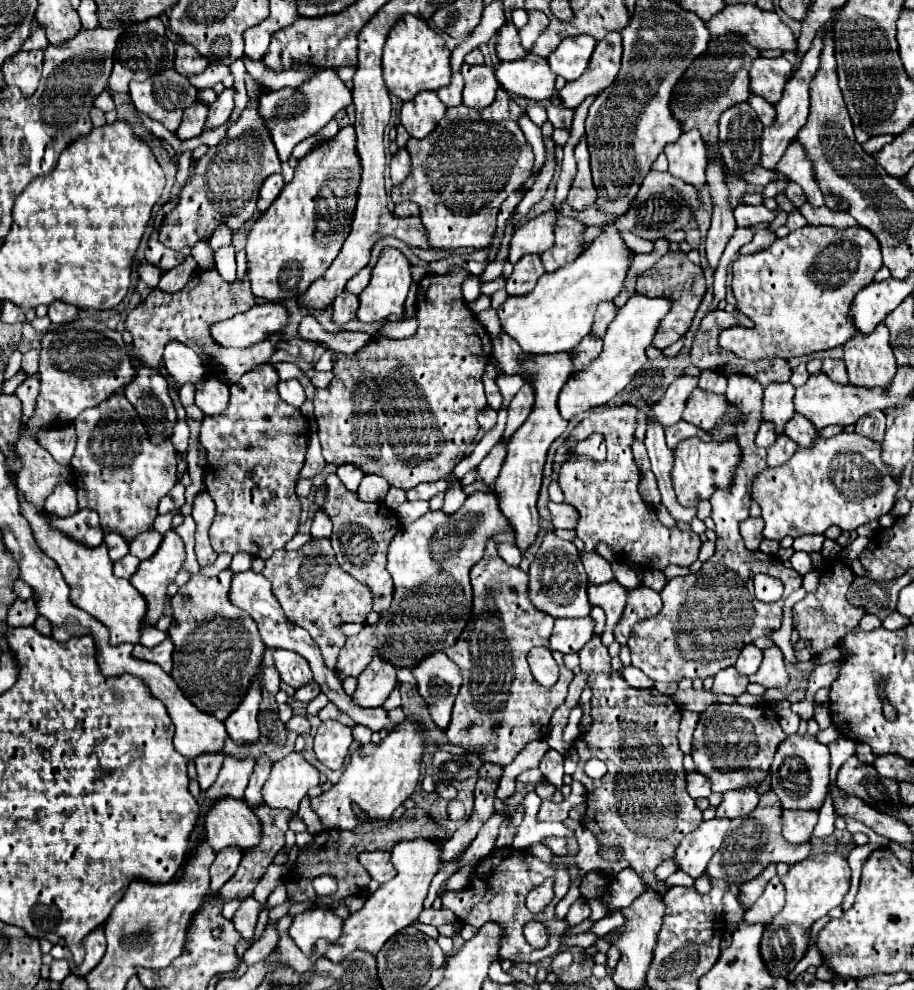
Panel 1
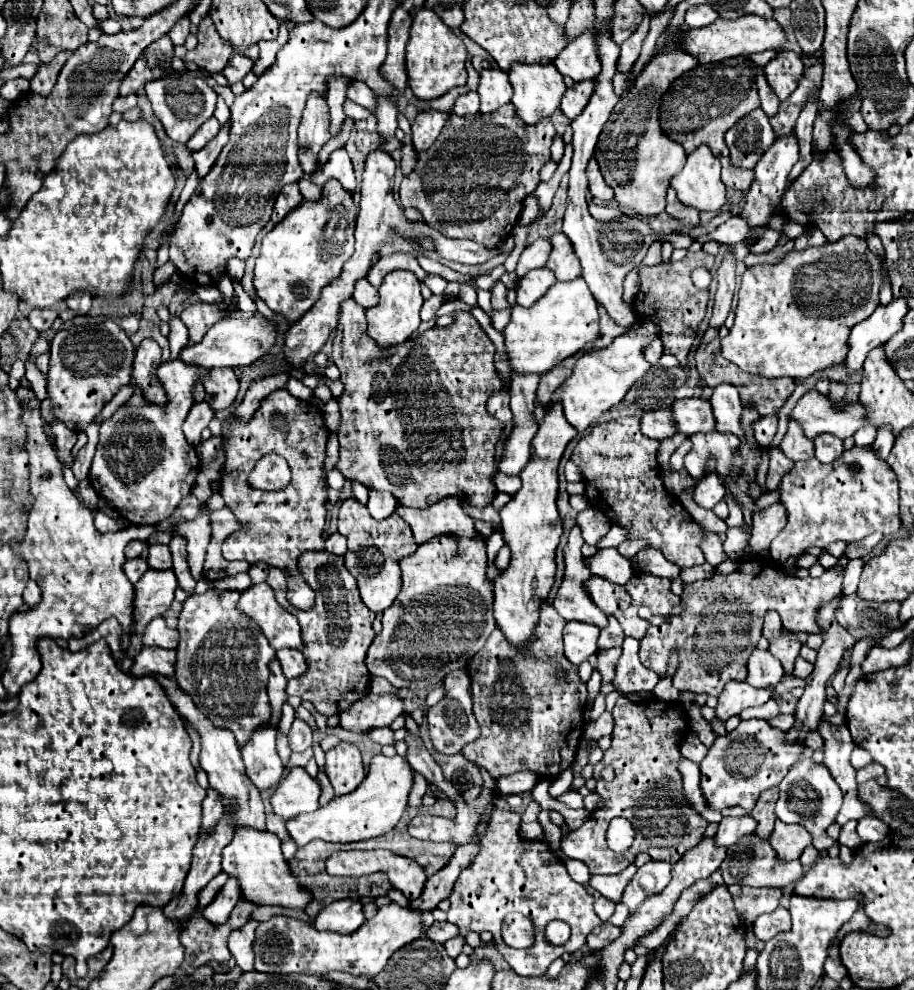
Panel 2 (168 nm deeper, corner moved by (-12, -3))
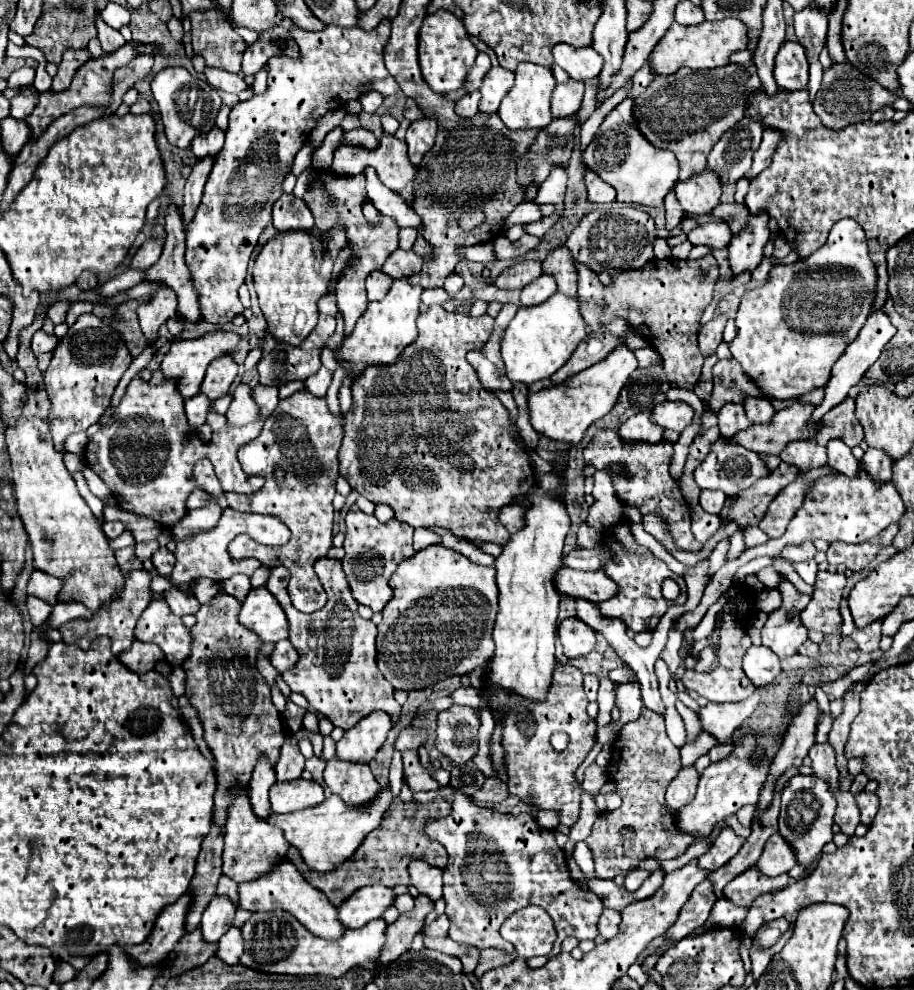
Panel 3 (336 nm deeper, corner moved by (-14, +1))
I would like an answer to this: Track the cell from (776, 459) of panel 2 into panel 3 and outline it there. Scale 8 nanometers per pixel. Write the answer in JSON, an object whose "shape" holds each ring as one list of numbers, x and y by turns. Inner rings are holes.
{"shape":[[780,463,778,469,774,469,768,477,762,477,756,481,750,489,738,493,734,497,732,507,728,509,726,521,734,521,740,527,750,527,758,525,758,521,764,517,768,511,770,501,788,485,796,479,796,467,788,463]]}

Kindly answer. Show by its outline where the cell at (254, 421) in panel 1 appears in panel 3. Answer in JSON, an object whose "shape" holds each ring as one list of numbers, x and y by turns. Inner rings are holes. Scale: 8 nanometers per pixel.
{"shape":[[306,389,296,391,294,395,280,401,276,413,272,413,272,417,268,417,264,423,260,437,242,445,238,451,242,469,250,475,260,475,266,479,260,493,226,493,228,505,232,509,274,515,292,531,290,541,282,547,266,547,248,535,240,534,230,542,228,551,236,559,256,557,264,567,286,567,292,573,288,585,292,605,302,613,314,613,326,603,326,591,320,585,312,565,316,559,326,557,328,549,332,547,332,499,336,495,334,485,338,479,338,449,342,437,342,421,330,413,324,397,314,397],[276,469,286,473,282,481,274,479]]}

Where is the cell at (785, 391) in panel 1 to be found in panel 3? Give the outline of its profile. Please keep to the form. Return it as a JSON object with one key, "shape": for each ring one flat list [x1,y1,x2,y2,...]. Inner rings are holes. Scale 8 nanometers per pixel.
{"shape":[[792,441,784,447,780,459,788,465,798,467,800,473,806,473,810,469,818,469,826,465,826,447,816,445,816,441]]}

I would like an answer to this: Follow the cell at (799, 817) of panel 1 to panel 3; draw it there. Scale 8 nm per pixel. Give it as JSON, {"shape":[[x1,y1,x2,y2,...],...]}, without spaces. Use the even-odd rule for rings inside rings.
{"shape":[[776,833,776,835,772,835,772,837,766,841,764,851,762,851,760,859,758,859,756,869,758,869,762,875,776,877,776,875,788,873,794,865,796,865,796,861,794,861,794,855,792,855,790,845]]}

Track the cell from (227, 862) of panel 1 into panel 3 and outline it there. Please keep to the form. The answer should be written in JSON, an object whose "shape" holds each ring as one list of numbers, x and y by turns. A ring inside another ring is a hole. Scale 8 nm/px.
{"shape":[[216,895,202,915,200,931,204,935,204,941,218,943,218,939,230,929,234,913,236,913,236,907,232,905,232,901]]}

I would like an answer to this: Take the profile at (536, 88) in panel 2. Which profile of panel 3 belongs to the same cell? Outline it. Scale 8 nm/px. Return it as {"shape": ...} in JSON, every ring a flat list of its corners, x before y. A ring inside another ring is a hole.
{"shape":[[520,63,516,69,516,81,514,87,508,91,504,101,498,107,498,117,504,121,504,125,510,131,518,129,542,129,552,121,550,115,550,95,556,87,556,79,548,67,532,65,532,63]]}

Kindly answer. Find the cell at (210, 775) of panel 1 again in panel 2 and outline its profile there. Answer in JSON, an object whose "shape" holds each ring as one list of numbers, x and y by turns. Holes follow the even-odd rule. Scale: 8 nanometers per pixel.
{"shape":[[208,789,208,795,206,795,202,805,204,805,202,829,210,829,210,825,214,825,214,821,218,821,218,817,222,817,222,813,224,813,224,805,222,805,222,799,220,799,218,791]]}

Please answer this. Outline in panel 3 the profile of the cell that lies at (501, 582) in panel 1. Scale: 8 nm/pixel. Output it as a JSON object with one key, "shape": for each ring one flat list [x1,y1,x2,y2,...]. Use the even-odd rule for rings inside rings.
{"shape":[[570,665,556,667,552,689,542,703,524,701,522,697,500,693,494,685,486,681,484,691,488,697,498,695,504,707,504,737,502,745,508,753,508,791,518,799,532,799,532,805,538,809,552,809,560,817,560,825,572,827,580,813,580,795,582,787,576,783,576,769,586,759,588,751,596,741,594,719,586,713,586,693,582,689,582,671],[556,731,570,735,566,751,554,751,550,737]]}

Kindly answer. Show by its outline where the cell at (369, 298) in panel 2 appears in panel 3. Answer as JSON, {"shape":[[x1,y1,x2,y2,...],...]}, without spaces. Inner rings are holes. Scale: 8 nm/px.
{"shape":[[372,271,372,273,368,275,368,279,366,279,368,299,370,299,370,301,380,301,380,299,388,293,392,281,394,281,394,279,388,277,386,273,382,273,382,271]]}

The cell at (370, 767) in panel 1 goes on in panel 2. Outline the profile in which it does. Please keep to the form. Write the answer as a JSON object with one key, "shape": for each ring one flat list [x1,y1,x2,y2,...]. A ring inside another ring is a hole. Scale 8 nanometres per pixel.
{"shape":[[382,753,374,755,370,761,366,779,354,789,354,793,338,795,328,805,320,807,318,811,286,821,286,829,290,827,288,833,298,847,304,847,312,839,322,839,332,843,350,843,350,841,382,837,396,827,402,813,406,811,412,785,414,785,414,769,404,757,400,755,386,757]]}

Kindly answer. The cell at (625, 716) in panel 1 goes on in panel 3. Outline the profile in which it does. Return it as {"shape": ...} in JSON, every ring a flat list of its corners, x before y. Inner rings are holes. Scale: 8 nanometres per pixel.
{"shape":[[644,707,640,719,628,723,620,731,612,749,612,761,608,765,608,777,618,787,622,807,602,813,594,823,590,837,586,839,586,845,594,855,596,875,600,879,614,879,618,875,630,873,638,869,640,861,650,857,676,859,688,849,690,841,672,829,672,811,666,809,664,801,668,783,678,775,680,769,680,749,668,739,664,719],[622,827,632,827,636,837,622,839]]}

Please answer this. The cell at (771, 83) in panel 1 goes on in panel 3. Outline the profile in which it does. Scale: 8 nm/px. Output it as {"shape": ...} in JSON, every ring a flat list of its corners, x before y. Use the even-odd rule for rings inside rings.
{"shape":[[784,41,774,67,774,79,780,89,804,89,808,83,808,61,798,41]]}

